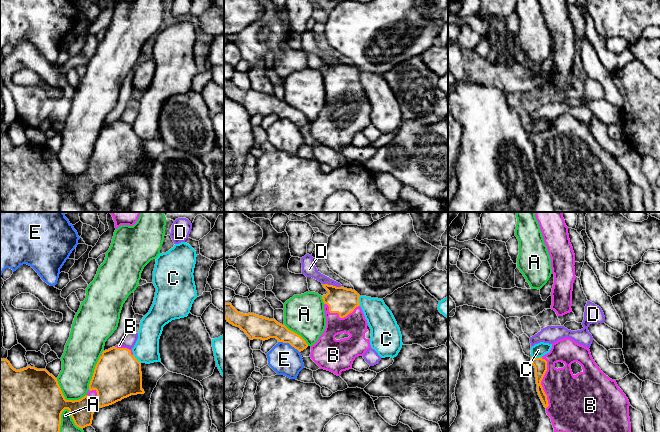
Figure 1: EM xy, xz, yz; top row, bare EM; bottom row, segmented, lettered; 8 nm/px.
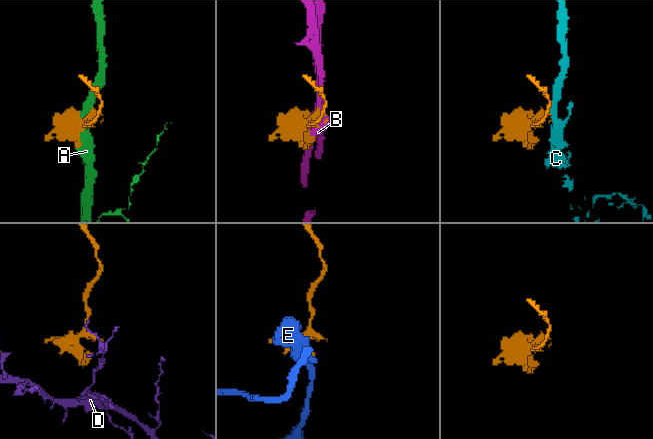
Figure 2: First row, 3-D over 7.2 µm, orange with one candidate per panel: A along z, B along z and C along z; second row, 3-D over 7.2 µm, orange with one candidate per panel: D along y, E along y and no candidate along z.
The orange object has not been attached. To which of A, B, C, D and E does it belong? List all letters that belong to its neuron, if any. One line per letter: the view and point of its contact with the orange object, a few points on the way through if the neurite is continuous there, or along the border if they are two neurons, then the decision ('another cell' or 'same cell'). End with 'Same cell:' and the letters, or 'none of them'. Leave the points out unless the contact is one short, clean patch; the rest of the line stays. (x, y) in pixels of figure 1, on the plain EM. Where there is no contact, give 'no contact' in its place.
A: meets orange in xy at (65, 175); another cell
B: meets orange in yz at (540, 158); same cell
C: meets orange in yz at (536, 134); border along yz (531, 132), (541, 133); another cell
D: meets orange in xz at (332, 61); border along xz (322, 59), (341, 62); another cell
E: meets orange in xz at (289, 119); another cell
Same cell: B

